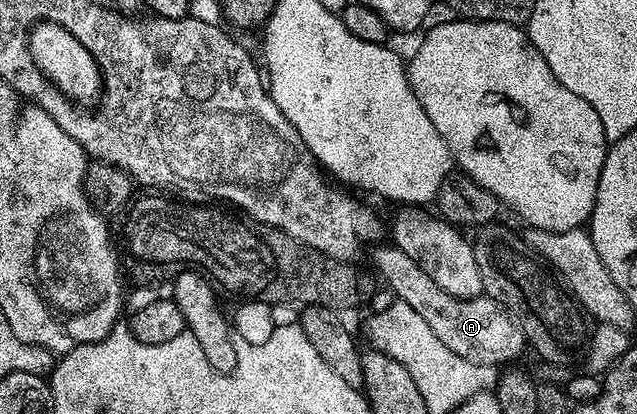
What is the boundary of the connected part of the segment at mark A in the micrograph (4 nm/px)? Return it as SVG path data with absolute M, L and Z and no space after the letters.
M378 244L374 248L378 248L373 253L374 267L372 266L376 276L384 282L396 300L407 303L407 307L419 311L427 327L431 327L431 331L435 331L435 336L445 346L451 347L455 355L463 355L463 359L471 363L505 367L516 362L513 360L521 352L526 352L525 332L521 330L512 313L506 311L499 302L484 295L456 297L443 291L443 287L439 287L435 279L431 279L431 275L427 275L427 271L423 271L423 267L415 263L415 259L411 259L411 255L398 249L396 244L385 244Z

